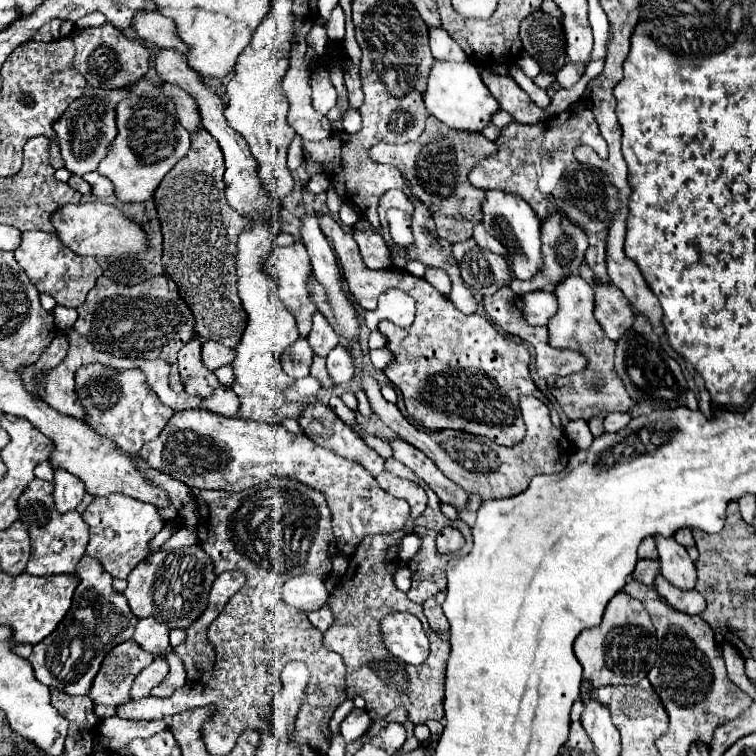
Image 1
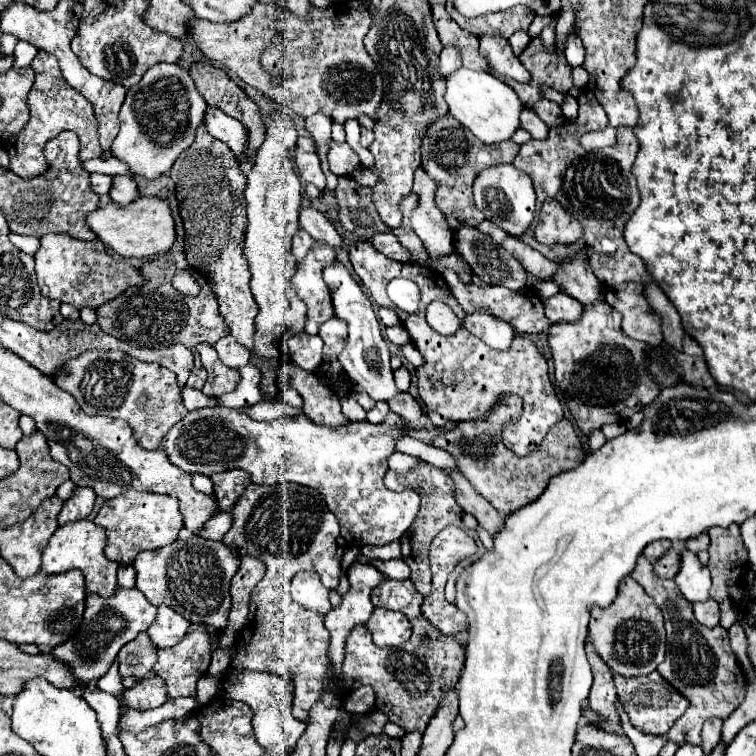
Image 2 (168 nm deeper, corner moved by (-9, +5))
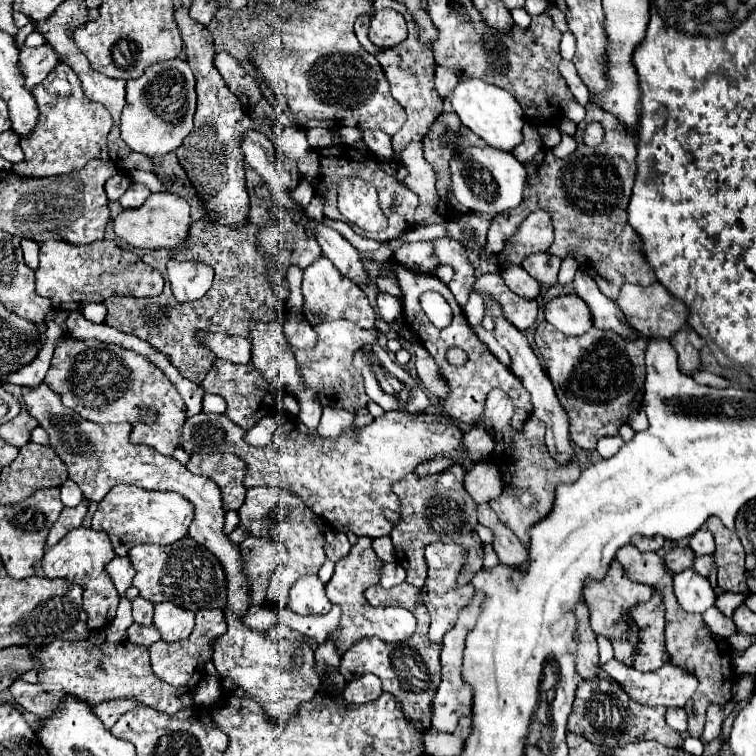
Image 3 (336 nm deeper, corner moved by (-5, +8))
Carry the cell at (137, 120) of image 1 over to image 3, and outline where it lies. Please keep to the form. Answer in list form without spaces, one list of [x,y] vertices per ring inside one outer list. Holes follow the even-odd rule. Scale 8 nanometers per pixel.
[[[180,57],[156,63],[138,79],[126,83],[126,107],[122,111],[120,137],[122,141],[146,157],[164,157],[176,151],[184,137],[192,131],[196,109],[196,79],[188,63]]]

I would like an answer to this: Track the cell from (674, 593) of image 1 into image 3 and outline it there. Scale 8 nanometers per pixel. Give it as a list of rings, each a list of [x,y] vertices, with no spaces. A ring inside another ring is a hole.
[[[710,607],[706,613],[702,613],[702,619],[704,619],[706,625],[710,627],[710,631],[712,631],[714,635],[718,635],[718,637],[728,639],[732,633],[736,633],[736,625],[732,623],[732,619],[724,617],[718,607]]]

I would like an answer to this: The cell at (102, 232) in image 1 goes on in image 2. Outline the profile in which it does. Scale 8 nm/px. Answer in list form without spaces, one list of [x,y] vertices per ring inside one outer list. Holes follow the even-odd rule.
[[[138,198],[134,204],[120,206],[110,202],[88,216],[90,228],[96,232],[98,240],[110,246],[116,254],[124,258],[148,258],[154,254],[164,254],[176,242],[174,216],[166,200],[162,198]]]

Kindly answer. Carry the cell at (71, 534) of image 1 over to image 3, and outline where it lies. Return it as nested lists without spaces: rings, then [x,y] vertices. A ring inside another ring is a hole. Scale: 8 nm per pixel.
[[[78,527],[70,531],[62,541],[46,549],[42,557],[42,575],[44,577],[62,577],[68,581],[78,583],[84,589],[84,611],[88,613],[88,627],[90,629],[102,629],[106,627],[114,615],[120,601],[120,595],[106,571],[106,565],[116,557],[110,537],[102,531],[94,531],[92,527]]]

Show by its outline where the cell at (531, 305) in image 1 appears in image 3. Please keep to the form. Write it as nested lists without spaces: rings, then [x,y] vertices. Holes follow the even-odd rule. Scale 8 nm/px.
[[[560,295],[546,303],[546,321],[566,335],[582,335],[592,327],[588,305],[578,295]]]

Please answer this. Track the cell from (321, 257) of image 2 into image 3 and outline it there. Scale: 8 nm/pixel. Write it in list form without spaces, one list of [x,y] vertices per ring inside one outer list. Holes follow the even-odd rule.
[[[318,257],[312,265],[304,269],[302,281],[302,295],[304,295],[304,317],[314,327],[326,319],[348,319],[364,329],[374,327],[374,309],[370,307],[364,291],[358,285],[352,285],[348,277],[342,277],[334,263],[328,257]]]

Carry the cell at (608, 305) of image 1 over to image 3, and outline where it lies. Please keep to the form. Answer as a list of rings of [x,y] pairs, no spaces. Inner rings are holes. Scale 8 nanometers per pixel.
[[[626,283],[622,285],[620,289],[620,295],[616,299],[618,307],[622,309],[628,325],[638,331],[640,335],[644,337],[662,337],[662,339],[668,339],[672,337],[676,331],[684,329],[688,323],[686,323],[686,317],[688,317],[688,311],[684,307],[682,301],[678,301],[676,297],[672,297],[668,293],[668,289],[660,283],[654,283],[654,285],[648,285],[648,287],[642,287],[642,285],[634,285],[634,283]]]

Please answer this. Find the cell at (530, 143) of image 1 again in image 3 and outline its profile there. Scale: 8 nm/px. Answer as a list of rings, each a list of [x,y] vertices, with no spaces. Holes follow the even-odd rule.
[[[588,101],[586,119],[578,125],[574,139],[578,141],[578,149],[572,153],[572,157],[558,159],[550,147],[542,147],[534,161],[526,165],[528,189],[524,193],[524,203],[516,211],[492,220],[487,233],[487,248],[500,253],[504,249],[504,241],[514,235],[520,221],[526,219],[530,211],[546,207],[552,213],[556,227],[556,241],[546,253],[560,259],[572,255],[578,269],[594,277],[600,291],[614,301],[622,283],[650,285],[656,281],[654,271],[640,253],[640,239],[634,229],[628,227],[626,217],[636,175],[636,139],[632,131],[618,121],[618,117],[604,111],[594,101]],[[592,121],[600,121],[606,129],[606,137],[598,147],[586,147],[582,141],[582,131]]]

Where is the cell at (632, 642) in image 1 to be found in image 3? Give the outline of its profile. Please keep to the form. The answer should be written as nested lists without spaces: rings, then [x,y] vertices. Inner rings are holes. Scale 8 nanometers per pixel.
[[[614,561],[610,565],[610,571],[608,571],[608,575],[602,581],[588,581],[586,589],[584,589],[584,601],[586,601],[588,609],[590,609],[592,631],[596,635],[606,637],[612,643],[612,647],[614,647],[614,659],[618,659],[620,663],[624,663],[628,667],[632,667],[634,653],[636,653],[636,643],[640,641],[638,627],[632,621],[628,621],[628,611],[634,605],[650,601],[652,593],[654,591],[648,585],[630,581],[618,561]]]

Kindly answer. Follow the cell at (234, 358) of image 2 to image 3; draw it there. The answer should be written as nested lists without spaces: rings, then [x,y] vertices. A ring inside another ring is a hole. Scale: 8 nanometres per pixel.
[[[214,333],[206,337],[208,347],[220,359],[230,363],[248,363],[250,361],[250,341],[244,337],[232,337],[224,333]]]

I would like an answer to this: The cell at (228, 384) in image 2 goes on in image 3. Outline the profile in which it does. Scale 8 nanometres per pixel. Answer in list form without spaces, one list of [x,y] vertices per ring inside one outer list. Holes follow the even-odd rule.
[[[222,359],[214,361],[214,367],[212,367],[210,375],[202,381],[202,389],[206,393],[218,393],[218,395],[222,395],[226,399],[226,403],[228,403],[224,415],[228,419],[232,419],[236,425],[240,425],[242,429],[250,429],[264,415],[274,413],[276,407],[278,407],[278,399],[282,395],[282,391],[276,391],[276,389],[274,389],[274,395],[272,395],[270,383],[262,377],[262,373],[258,373],[254,369],[252,363],[236,365],[236,363],[222,361]]]

